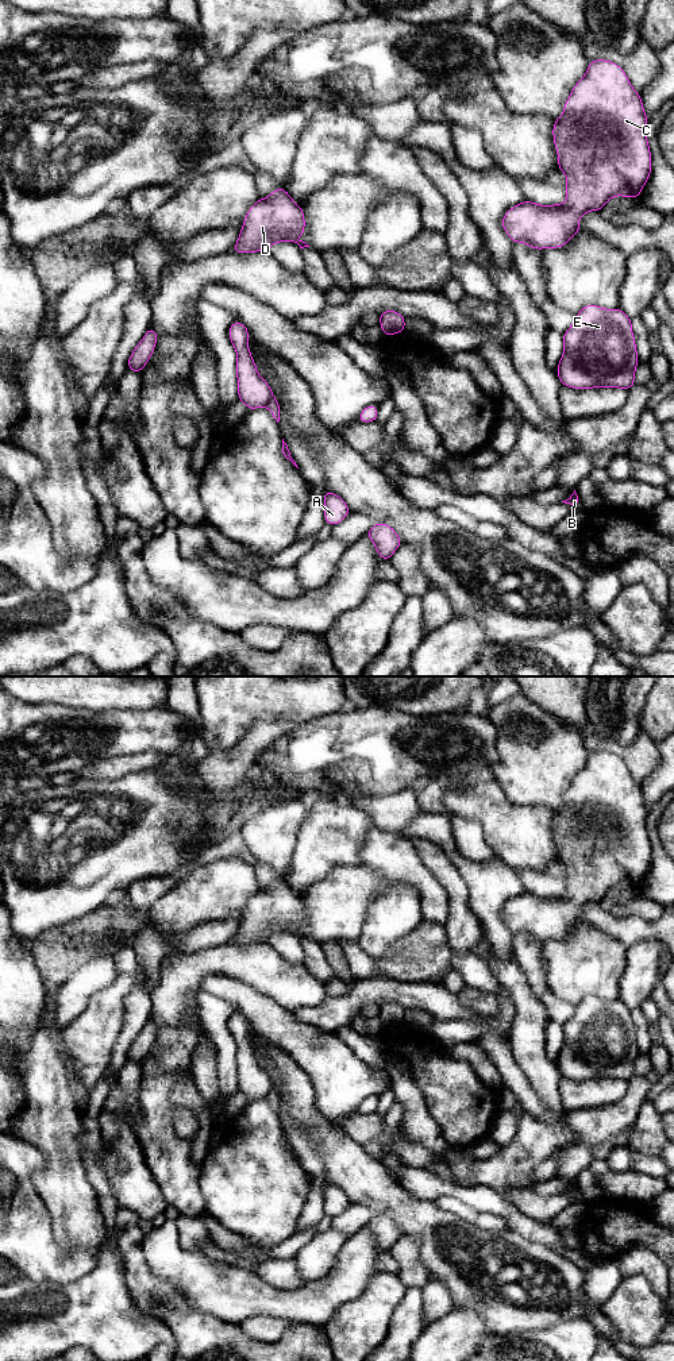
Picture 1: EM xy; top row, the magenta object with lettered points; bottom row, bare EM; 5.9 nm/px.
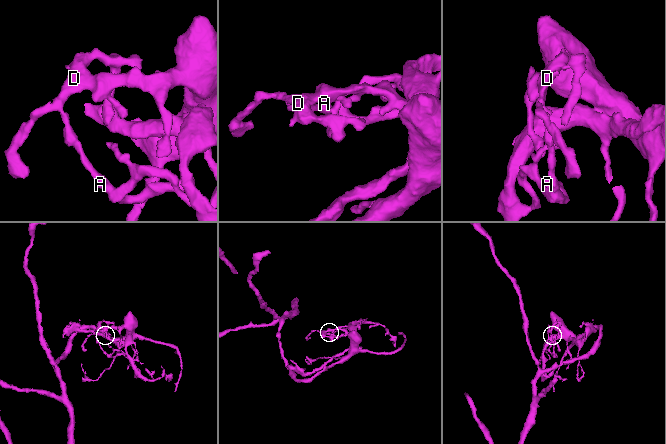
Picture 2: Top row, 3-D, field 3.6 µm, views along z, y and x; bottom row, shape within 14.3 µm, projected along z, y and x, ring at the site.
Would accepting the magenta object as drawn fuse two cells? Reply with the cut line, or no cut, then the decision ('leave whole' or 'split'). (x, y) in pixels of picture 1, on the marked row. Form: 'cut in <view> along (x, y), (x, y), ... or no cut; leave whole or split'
cut in xy along (273, 397), (265, 405); split

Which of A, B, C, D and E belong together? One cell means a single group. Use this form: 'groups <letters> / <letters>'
groups A B E / C D

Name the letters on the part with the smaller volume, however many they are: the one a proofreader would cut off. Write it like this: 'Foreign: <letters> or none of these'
Foreign: A, B, E

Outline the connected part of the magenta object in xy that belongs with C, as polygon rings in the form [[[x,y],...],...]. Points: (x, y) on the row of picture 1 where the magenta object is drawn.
[[[608,59],[589,61],[586,73],[571,89],[563,113],[552,127],[558,170],[566,174],[566,203],[542,205],[524,200],[509,208],[501,225],[511,242],[523,242],[536,250],[561,248],[582,231],[579,217],[584,213],[601,212],[615,196],[639,200],[652,171],[647,124],[642,97],[623,68]]]

